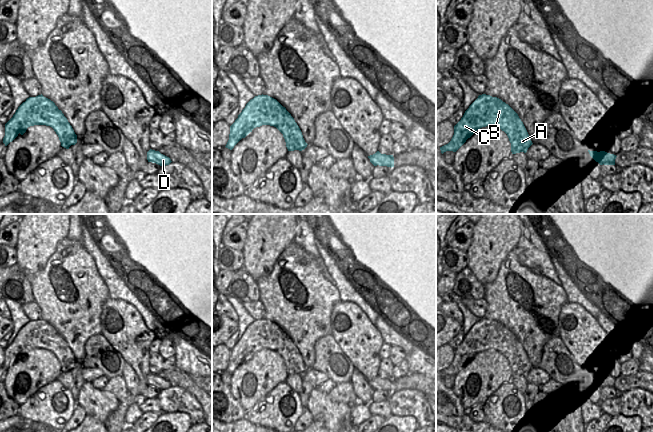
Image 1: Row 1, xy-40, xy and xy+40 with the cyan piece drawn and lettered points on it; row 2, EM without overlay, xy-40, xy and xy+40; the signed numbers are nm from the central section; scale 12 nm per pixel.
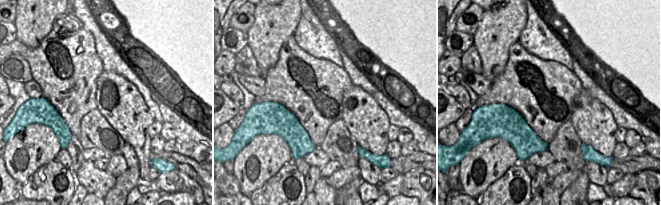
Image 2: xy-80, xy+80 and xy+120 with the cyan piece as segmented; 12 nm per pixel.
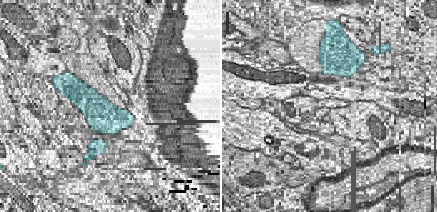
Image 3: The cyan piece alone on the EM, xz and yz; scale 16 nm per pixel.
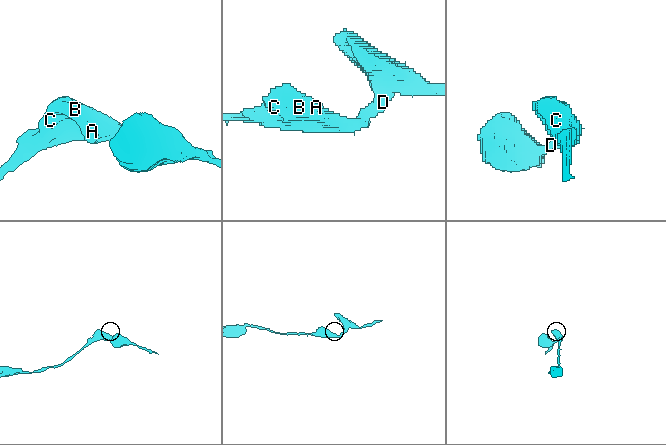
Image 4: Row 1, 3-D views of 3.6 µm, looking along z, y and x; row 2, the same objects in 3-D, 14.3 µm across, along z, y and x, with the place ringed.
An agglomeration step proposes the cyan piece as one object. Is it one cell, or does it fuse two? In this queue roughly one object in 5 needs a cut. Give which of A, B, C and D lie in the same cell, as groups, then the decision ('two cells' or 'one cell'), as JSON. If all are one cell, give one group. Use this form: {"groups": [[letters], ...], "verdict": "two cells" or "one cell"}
{"groups": [["A", "B", "C", "D"]], "verdict": "one cell"}

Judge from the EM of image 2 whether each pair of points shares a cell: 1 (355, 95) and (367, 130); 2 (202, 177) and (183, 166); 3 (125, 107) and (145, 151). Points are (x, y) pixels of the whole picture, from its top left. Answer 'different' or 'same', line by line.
1: same
2: same
3: same

